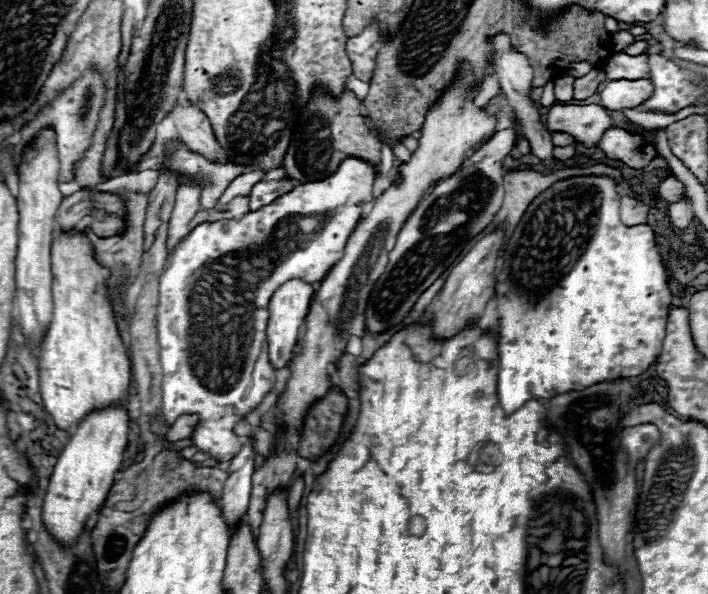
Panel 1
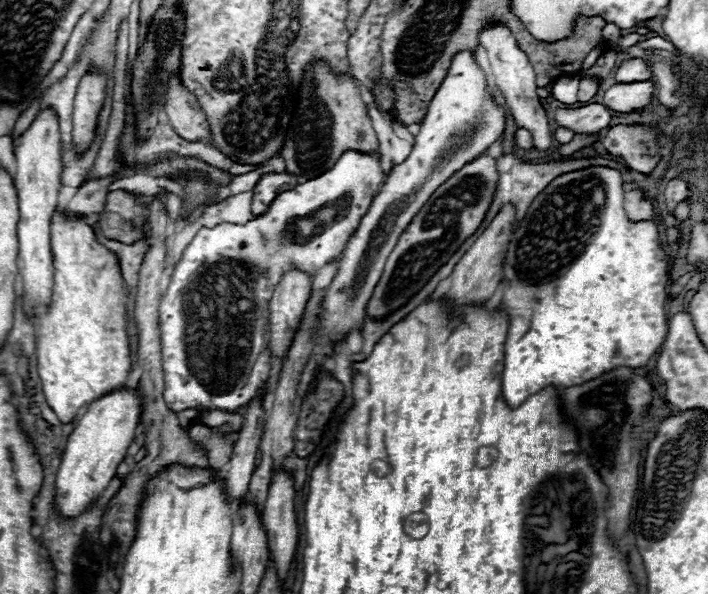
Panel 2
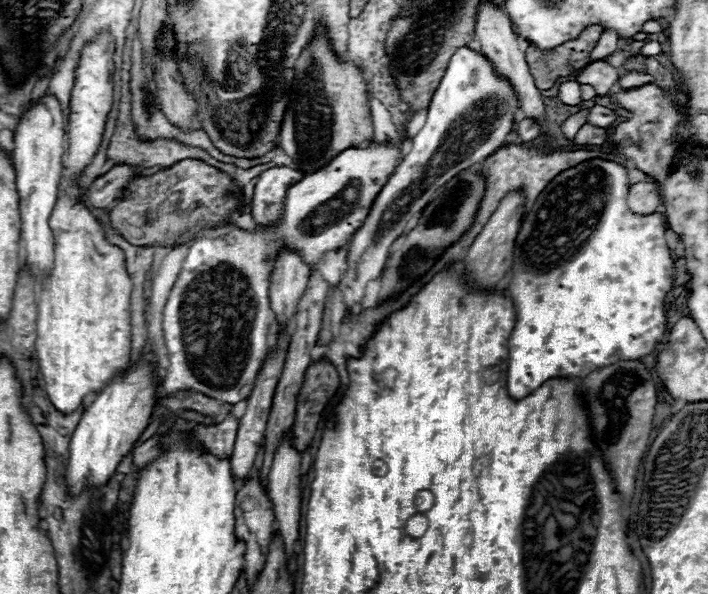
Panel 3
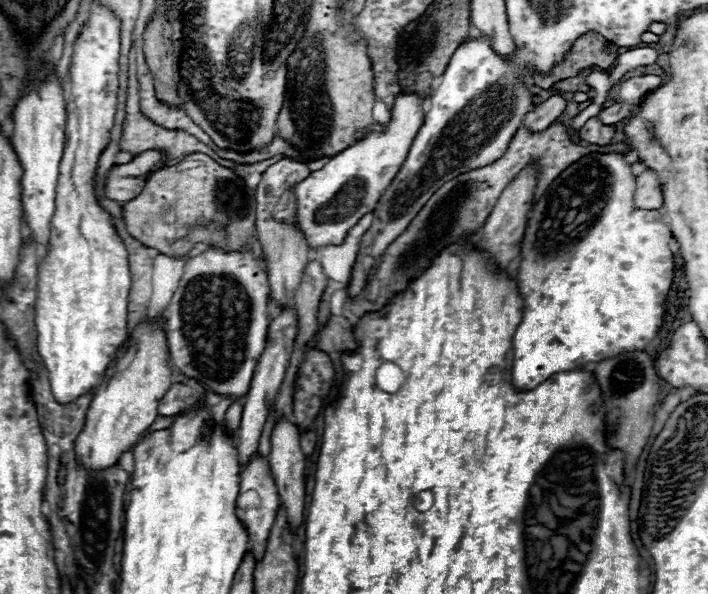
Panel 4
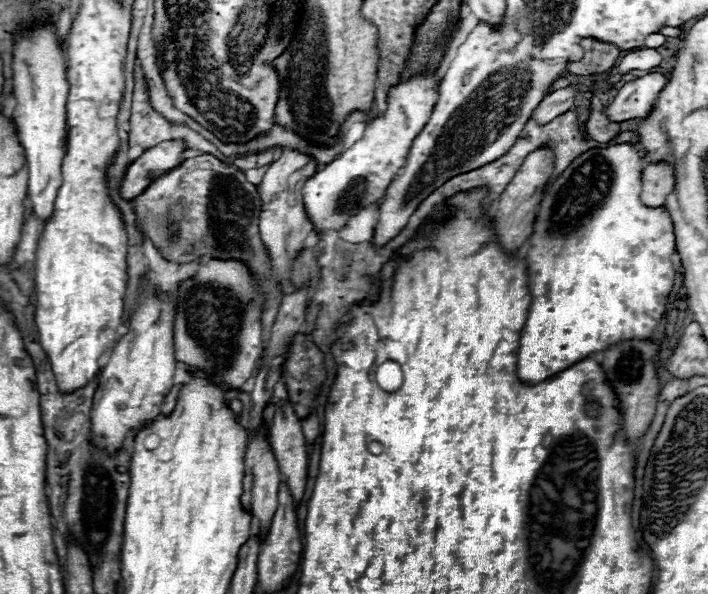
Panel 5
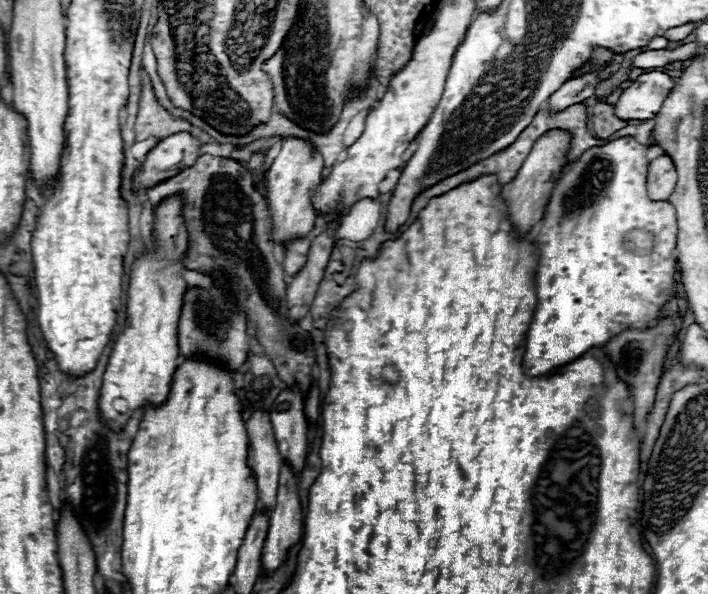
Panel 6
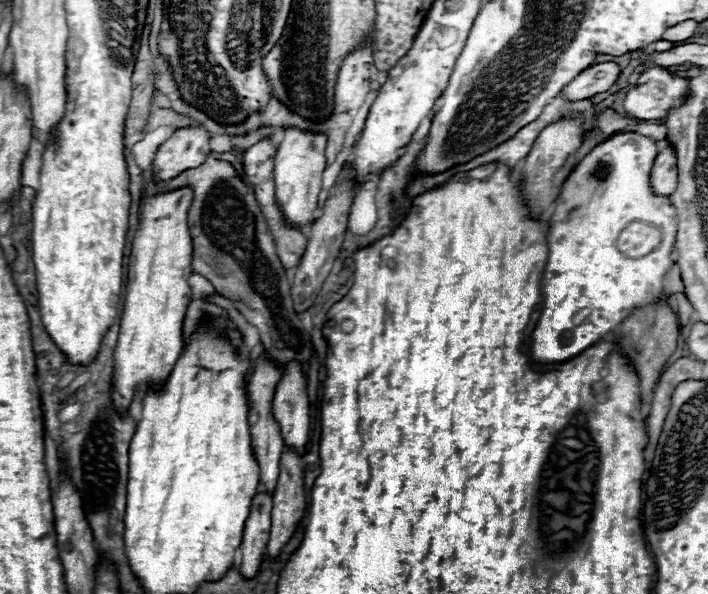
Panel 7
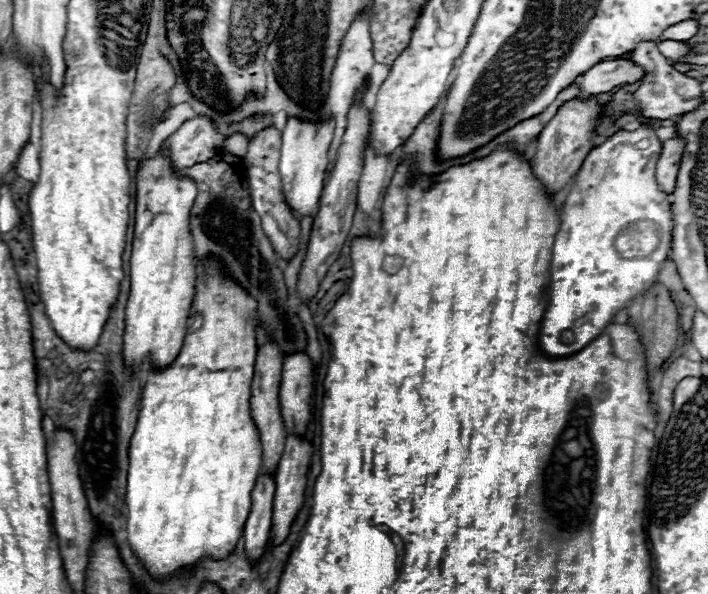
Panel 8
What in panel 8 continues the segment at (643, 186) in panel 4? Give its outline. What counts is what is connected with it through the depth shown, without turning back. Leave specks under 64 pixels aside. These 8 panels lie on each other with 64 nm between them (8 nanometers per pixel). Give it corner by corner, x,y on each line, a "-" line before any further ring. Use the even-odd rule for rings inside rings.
670,138
664,142
658,164
656,164
656,182
658,186
672,194
676,188
676,176
680,170
680,160
682,160
682,152
684,152
686,140
684,138

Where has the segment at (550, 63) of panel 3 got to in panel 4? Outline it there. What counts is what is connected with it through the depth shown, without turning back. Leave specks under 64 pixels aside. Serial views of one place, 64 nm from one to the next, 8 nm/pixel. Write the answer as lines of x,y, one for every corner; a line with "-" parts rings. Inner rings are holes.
588,32
584,36
580,36
574,46
572,52
566,56
564,62
556,64
552,74
548,76
536,76
534,82
538,88
550,88
554,86
558,80
576,76
584,70
592,70
592,68
602,68
608,70
614,60
618,56
618,46
616,44
608,44
600,34
596,32

